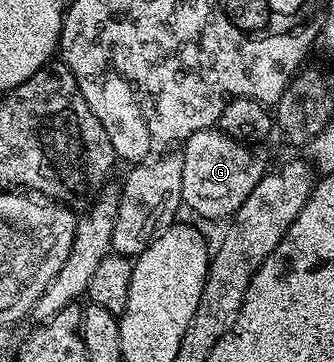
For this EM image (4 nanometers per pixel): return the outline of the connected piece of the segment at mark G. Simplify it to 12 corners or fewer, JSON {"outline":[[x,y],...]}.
{"outline":[[218,127],[182,145],[183,204],[234,216],[269,163]]}

